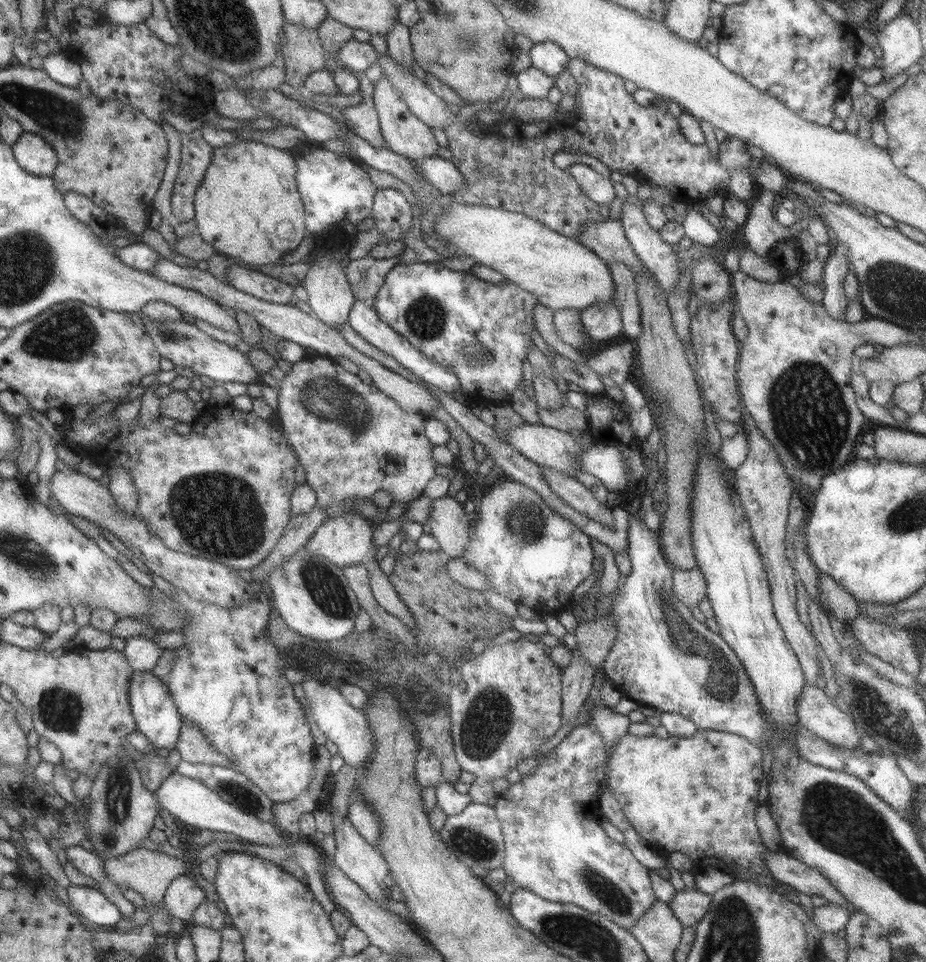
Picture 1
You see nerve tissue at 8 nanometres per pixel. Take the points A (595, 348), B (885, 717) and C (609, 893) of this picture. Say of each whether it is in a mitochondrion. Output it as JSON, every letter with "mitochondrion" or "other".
{"A":"other","B":"mitochondrion","C":"mitochondrion"}

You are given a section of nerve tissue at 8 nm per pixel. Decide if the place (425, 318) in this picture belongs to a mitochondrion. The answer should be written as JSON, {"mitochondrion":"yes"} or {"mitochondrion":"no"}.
{"mitochondrion":"yes"}

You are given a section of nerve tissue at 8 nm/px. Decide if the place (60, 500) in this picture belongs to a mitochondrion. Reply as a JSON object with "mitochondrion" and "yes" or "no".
{"mitochondrion":"no"}

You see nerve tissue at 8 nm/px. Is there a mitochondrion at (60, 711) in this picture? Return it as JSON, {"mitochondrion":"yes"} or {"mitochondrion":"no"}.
{"mitochondrion":"yes"}

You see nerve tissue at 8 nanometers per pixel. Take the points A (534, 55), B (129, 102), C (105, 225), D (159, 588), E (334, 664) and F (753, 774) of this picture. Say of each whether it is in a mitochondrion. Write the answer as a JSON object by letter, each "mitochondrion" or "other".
{"A":"other","B":"other","C":"other","D":"other","E":"mitochondrion","F":"other"}

